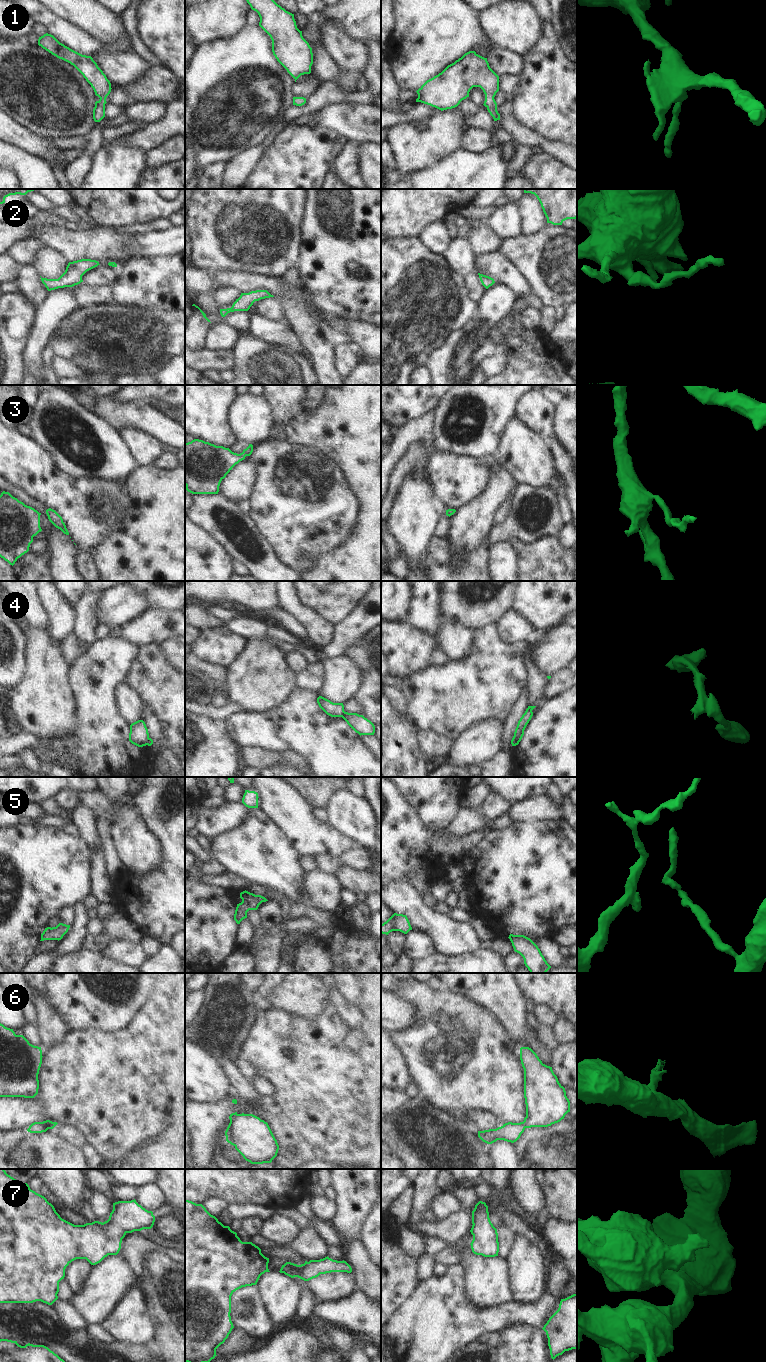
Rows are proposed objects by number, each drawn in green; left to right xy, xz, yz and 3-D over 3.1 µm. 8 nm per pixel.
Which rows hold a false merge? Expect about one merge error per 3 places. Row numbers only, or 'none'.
4, 6

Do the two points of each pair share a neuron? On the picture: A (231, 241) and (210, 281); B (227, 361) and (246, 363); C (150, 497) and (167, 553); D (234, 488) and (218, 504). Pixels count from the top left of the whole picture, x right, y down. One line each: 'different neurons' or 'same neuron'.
A: different neurons
B: different neurons
C: same neuron
D: different neurons

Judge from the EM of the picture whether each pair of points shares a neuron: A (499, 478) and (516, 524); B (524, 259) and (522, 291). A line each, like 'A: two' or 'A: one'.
A: two
B: two

